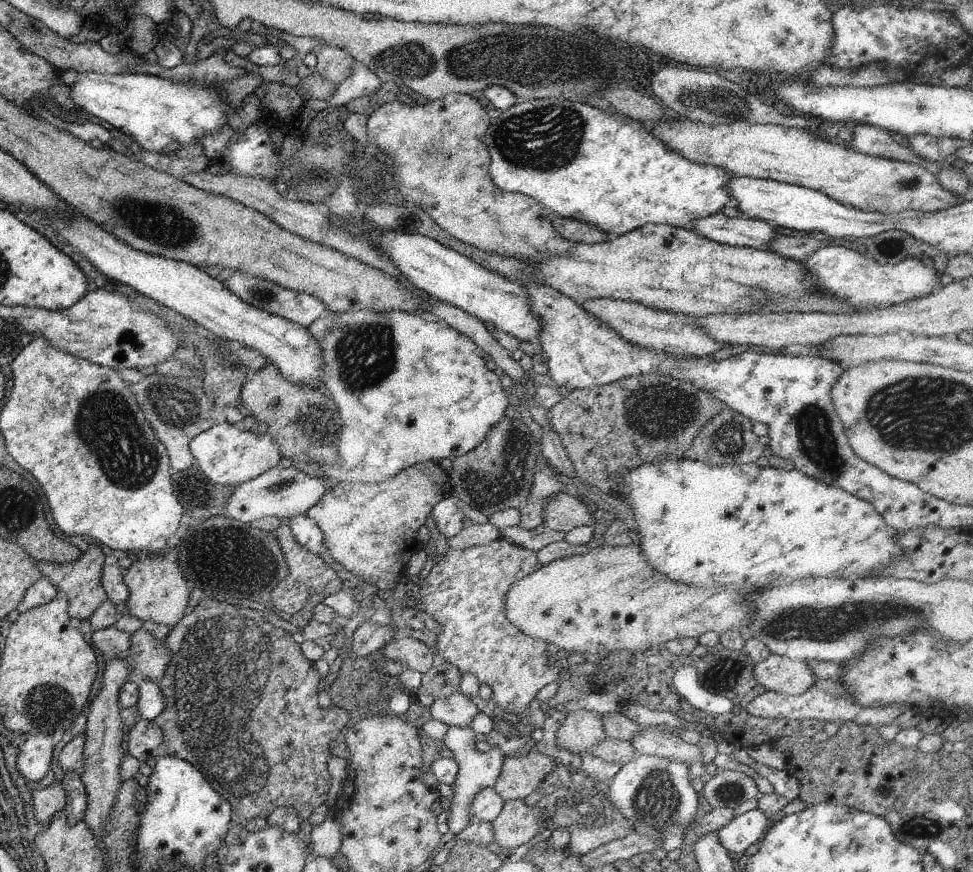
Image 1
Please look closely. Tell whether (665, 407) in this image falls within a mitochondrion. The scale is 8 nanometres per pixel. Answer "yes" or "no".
yes

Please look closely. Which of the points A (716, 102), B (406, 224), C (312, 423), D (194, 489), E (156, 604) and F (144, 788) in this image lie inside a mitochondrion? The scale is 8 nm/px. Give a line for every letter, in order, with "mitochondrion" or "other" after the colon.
A: mitochondrion
B: other
C: mitochondrion
D: mitochondrion
E: other
F: other

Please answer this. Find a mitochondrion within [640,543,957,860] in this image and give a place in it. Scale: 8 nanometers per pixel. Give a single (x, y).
(793, 622)

